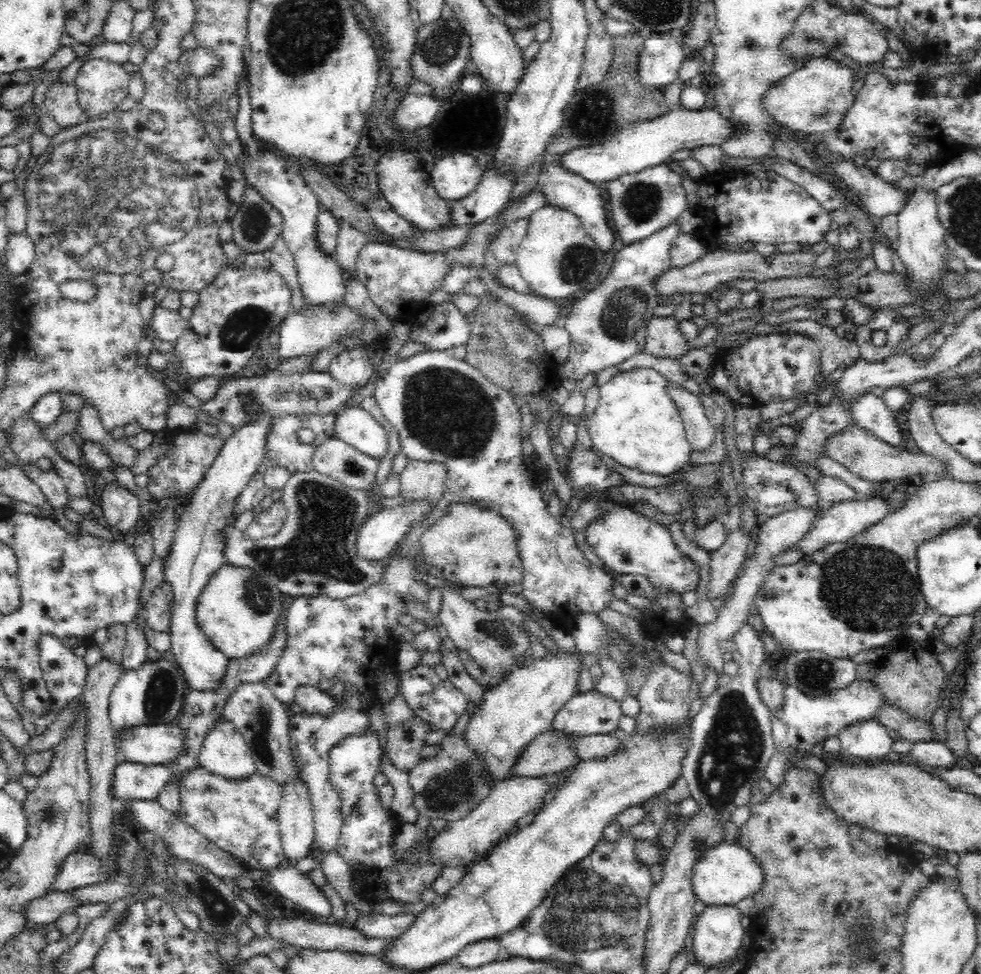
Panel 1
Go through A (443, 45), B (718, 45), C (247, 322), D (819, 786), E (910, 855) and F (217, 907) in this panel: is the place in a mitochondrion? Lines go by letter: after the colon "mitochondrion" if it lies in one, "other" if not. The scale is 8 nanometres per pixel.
A: mitochondrion
B: other
C: mitochondrion
D: other
E: other
F: mitochondrion

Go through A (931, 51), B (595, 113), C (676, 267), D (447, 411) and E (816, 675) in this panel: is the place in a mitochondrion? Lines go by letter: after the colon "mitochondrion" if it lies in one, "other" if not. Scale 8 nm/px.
A: other
B: mitochondrion
C: other
D: mitochondrion
E: mitochondrion

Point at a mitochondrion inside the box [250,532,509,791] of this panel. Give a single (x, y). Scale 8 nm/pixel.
(410, 734)

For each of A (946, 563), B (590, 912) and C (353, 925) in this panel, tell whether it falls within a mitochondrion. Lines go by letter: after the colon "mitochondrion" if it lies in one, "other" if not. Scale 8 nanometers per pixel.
A: other
B: mitochondrion
C: other

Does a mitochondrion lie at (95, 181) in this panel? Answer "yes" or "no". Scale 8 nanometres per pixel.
yes

